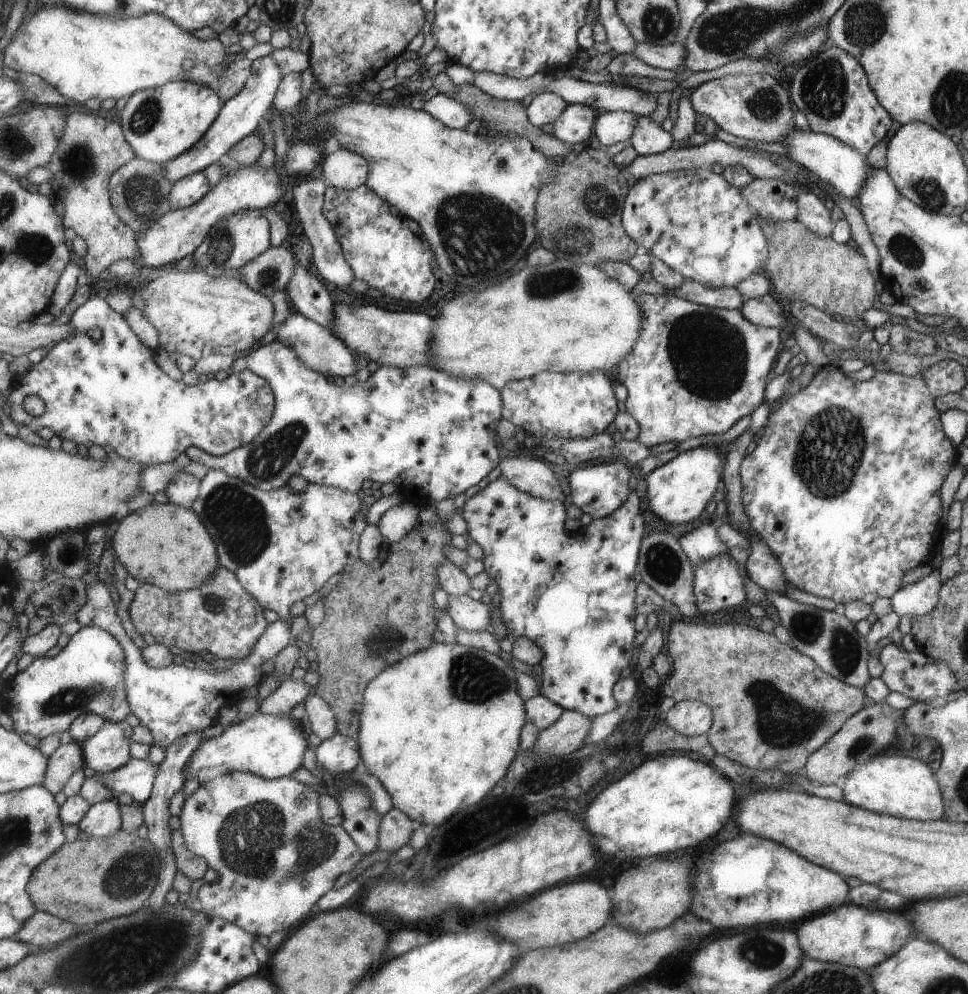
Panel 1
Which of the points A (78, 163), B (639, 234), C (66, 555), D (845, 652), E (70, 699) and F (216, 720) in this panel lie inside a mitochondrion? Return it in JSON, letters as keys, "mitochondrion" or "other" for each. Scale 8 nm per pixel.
{"A":"mitochondrion","B":"other","C":"mitochondrion","D":"mitochondrion","E":"mitochondrion","F":"other"}

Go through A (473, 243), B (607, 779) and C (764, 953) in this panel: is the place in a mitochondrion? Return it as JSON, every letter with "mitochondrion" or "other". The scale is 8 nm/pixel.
{"A":"mitochondrion","B":"other","C":"mitochondrion"}

